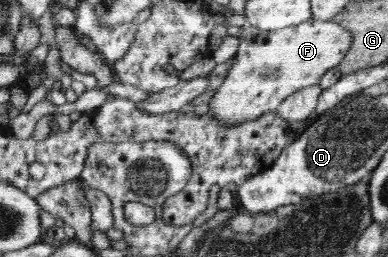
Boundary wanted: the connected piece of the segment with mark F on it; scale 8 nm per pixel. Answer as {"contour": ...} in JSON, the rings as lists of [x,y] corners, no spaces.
{"contour":[[[310,18],[298,26],[277,31],[260,30],[248,25],[236,41],[236,63],[208,103],[208,113],[229,127],[276,111],[277,106],[291,94],[319,85],[322,76],[344,60],[350,46],[352,33],[332,20],[317,21]]]}

